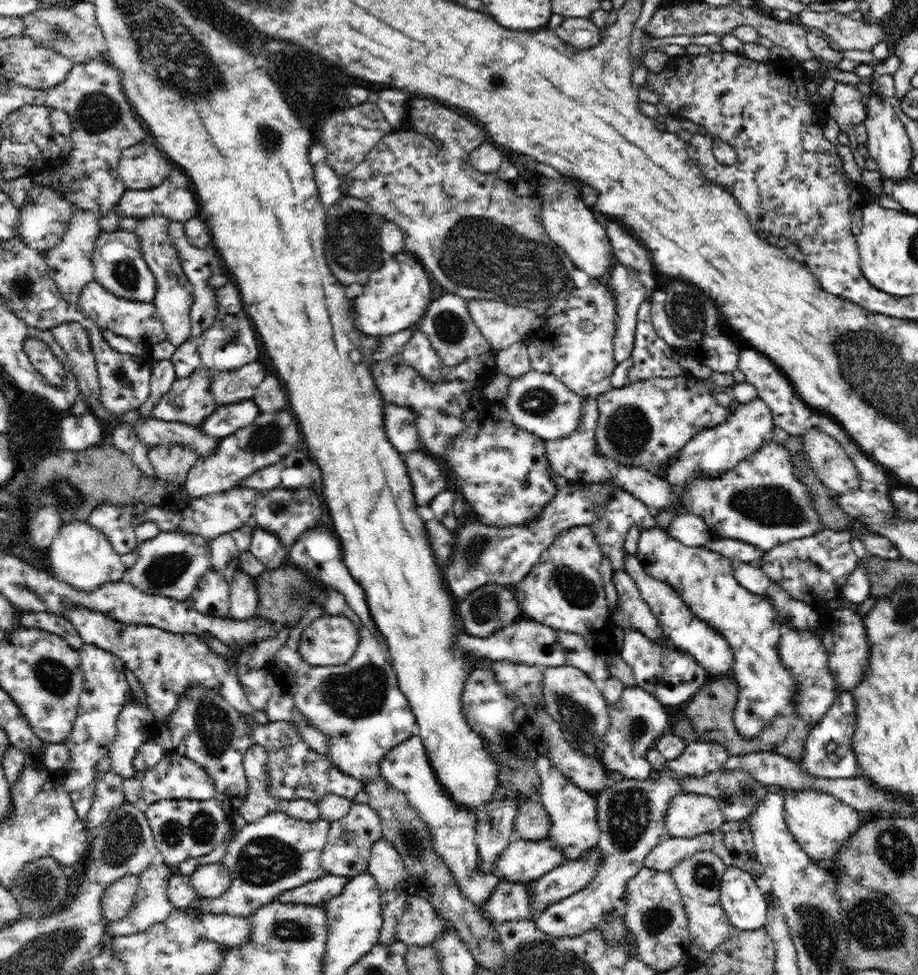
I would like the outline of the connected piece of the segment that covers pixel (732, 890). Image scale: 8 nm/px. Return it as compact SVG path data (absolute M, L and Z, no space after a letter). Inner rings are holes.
M737 866L727 867L721 878L719 899L732 928L752 931L765 927L767 900L749 872Z

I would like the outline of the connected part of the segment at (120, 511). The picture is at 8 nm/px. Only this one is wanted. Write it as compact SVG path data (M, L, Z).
M104 502L94 508L87 520L92 527L100 529L100 532L108 537L110 544L120 555L134 551L137 546L134 527L129 520L131 510L130 506Z

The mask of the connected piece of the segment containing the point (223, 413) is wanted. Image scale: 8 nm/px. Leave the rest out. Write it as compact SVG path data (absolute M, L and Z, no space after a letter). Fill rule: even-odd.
M251 399L239 403L217 405L216 410L200 424L202 433L220 440L250 426L261 412Z

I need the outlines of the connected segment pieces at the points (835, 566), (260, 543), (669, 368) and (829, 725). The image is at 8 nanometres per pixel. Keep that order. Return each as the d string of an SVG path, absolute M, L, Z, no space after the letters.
M824 528L822 532L812 534L808 538L790 540L786 544L765 551L760 568L796 600L810 602L812 590L818 598L824 596L822 601L840 598L842 586L860 564L852 548L853 539L852 532L836 532Z
M254 523L249 551L264 564L265 569L276 570L286 564L288 548L274 533Z
M644 301L637 310L637 321L635 339L633 340L632 352L627 359L618 363L611 374L611 385L613 388L628 386L633 382L648 380L658 377L673 377L686 374L686 371L678 363L677 348L670 346L663 338L660 338L651 319L651 303Z
M838 691L836 702L811 729L798 765L804 773L816 778L858 777L860 768L853 749L853 734L856 726L856 704L850 691Z

